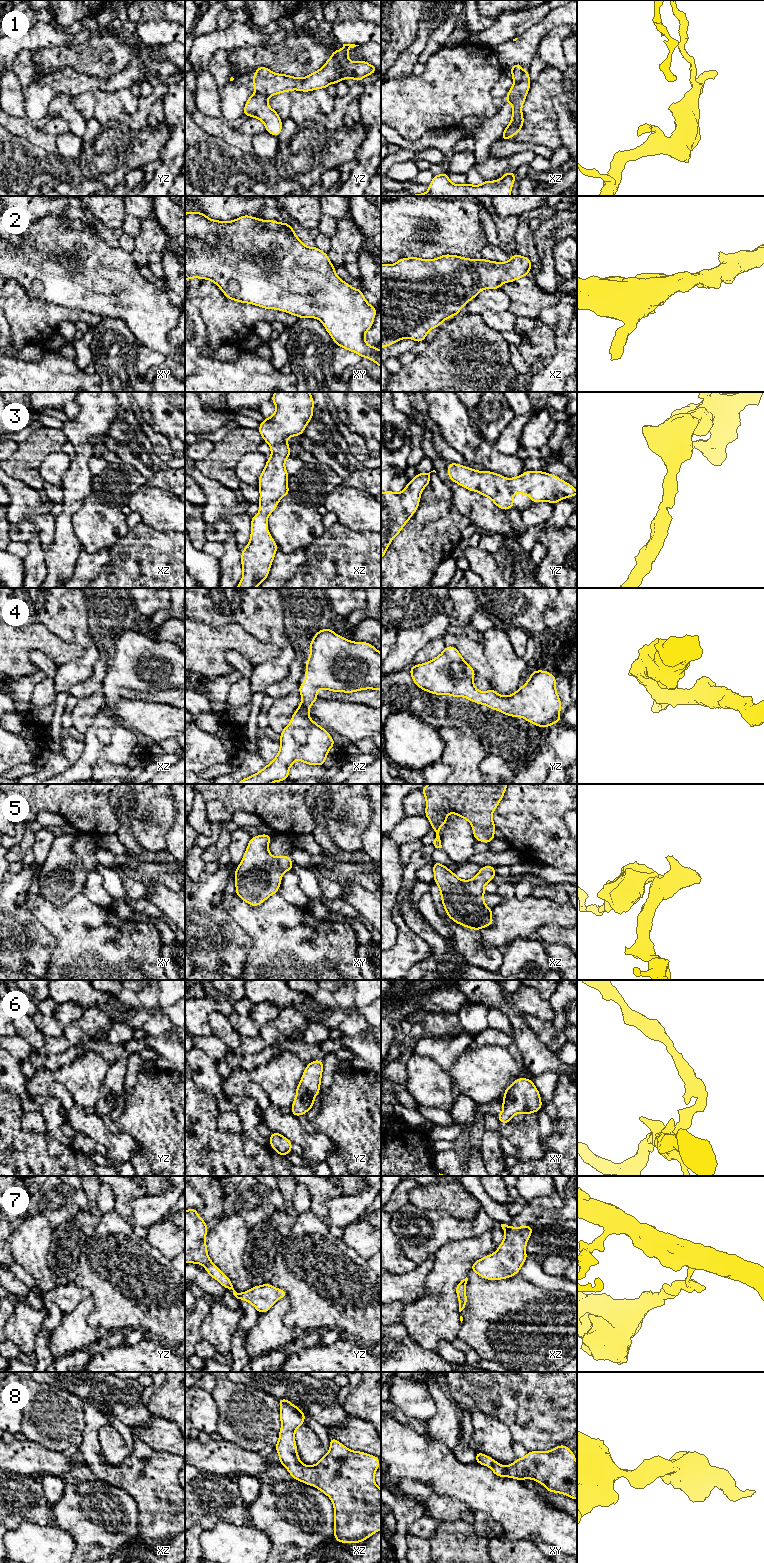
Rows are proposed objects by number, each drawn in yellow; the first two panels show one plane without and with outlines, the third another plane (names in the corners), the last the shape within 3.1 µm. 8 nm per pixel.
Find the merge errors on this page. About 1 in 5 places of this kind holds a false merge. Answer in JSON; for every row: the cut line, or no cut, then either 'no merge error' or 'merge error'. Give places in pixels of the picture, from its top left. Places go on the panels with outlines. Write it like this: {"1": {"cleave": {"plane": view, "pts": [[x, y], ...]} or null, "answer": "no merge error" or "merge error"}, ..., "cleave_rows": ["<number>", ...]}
{"1": {"cleave": {"plane": "xz", "pts": [[523, 71], [522, 78], [514, 83]]}, "answer": "merge error"}, "2": {"cleave": null, "answer": "no merge error"}, "3": {"cleave": null, "answer": "no merge error"}, "4": {"cleave": null, "answer": "no merge error"}, "5": {"cleave": null, "answer": "no merge error"}, "6": {"cleave": null, "answer": "no merge error"}, "7": {"cleave": {"plane": "yz", "pts": [[238, 1293], [237, 1298]]}, "answer": "merge error"}, "8": {"cleave": null, "answer": "no merge error"}, "cleave_rows": ["1", "7"]}

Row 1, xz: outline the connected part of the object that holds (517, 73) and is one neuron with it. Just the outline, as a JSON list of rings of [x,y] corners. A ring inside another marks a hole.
[[[520,63],[515,64],[514,66],[510,67],[512,73],[512,79],[514,83],[518,83],[521,81],[523,77],[523,70]]]

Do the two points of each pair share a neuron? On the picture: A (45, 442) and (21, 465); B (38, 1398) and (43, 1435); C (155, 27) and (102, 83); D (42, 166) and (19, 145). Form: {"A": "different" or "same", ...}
{"A": "same", "B": "same", "C": "different", "D": "same"}

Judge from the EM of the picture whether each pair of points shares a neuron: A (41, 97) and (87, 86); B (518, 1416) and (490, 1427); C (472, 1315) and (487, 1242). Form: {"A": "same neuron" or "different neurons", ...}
{"A": "same neuron", "B": "different neurons", "C": "different neurons"}

